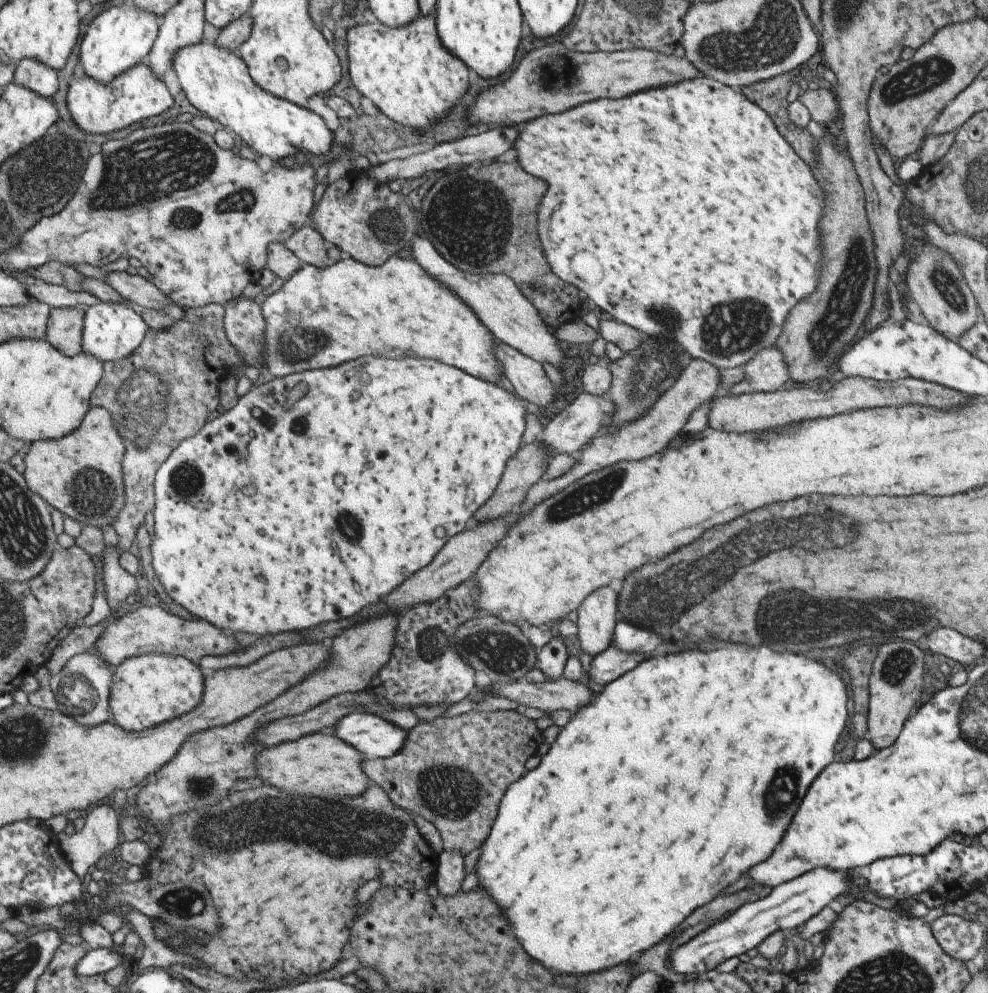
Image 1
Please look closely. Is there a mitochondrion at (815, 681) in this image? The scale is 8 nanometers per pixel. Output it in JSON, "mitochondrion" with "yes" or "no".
{"mitochondrion":"no"}

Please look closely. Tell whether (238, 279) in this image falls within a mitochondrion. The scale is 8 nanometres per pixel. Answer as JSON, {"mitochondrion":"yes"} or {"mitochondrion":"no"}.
{"mitochondrion":"no"}

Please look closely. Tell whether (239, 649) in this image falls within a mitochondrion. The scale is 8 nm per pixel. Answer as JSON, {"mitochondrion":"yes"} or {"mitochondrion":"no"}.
{"mitochondrion":"no"}

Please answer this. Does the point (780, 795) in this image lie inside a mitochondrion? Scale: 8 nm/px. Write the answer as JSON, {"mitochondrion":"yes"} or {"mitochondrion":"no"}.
{"mitochondrion":"yes"}

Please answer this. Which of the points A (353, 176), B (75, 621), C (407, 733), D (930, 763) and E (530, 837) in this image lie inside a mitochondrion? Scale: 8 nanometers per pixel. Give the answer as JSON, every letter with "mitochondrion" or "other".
{"A":"other","B":"other","C":"other","D":"other","E":"other"}

